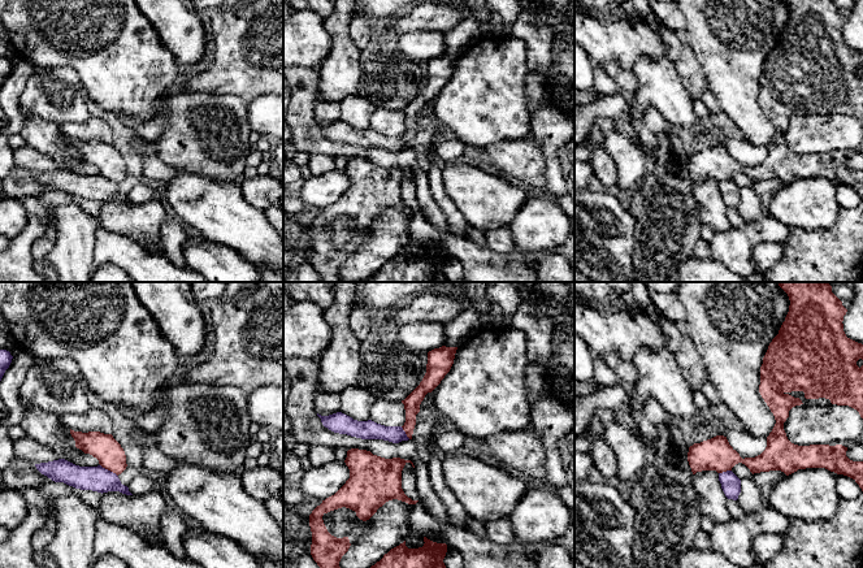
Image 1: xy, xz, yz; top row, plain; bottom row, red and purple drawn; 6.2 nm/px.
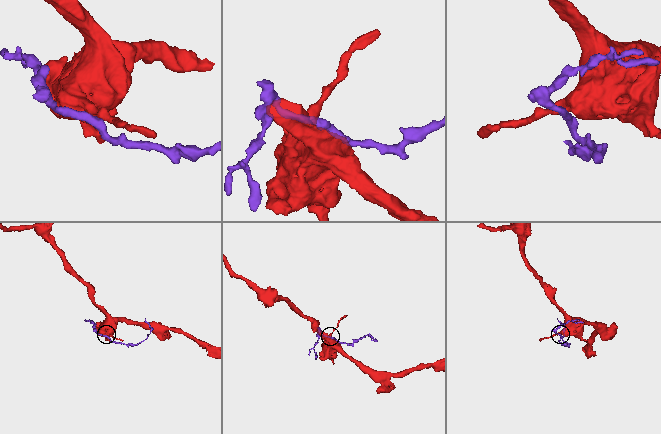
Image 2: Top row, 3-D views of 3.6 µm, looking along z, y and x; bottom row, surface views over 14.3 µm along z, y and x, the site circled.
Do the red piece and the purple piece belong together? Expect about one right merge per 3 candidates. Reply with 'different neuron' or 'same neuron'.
different neuron

